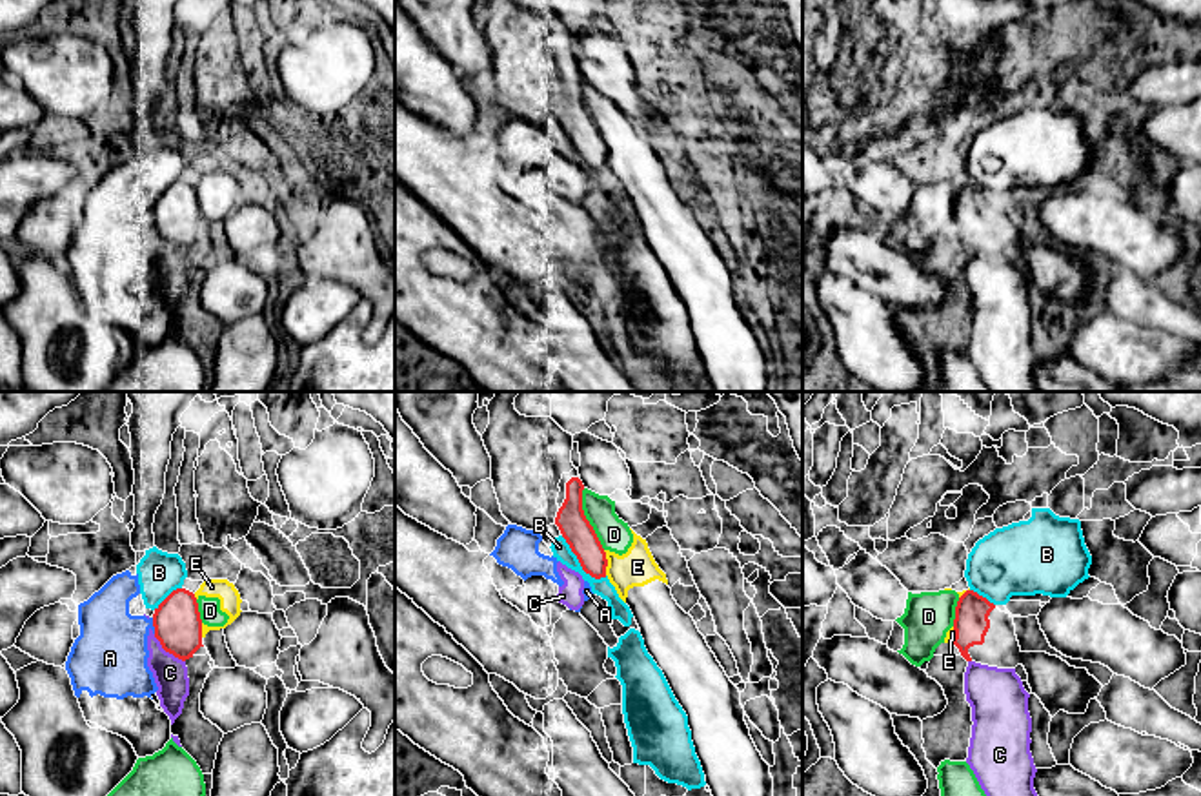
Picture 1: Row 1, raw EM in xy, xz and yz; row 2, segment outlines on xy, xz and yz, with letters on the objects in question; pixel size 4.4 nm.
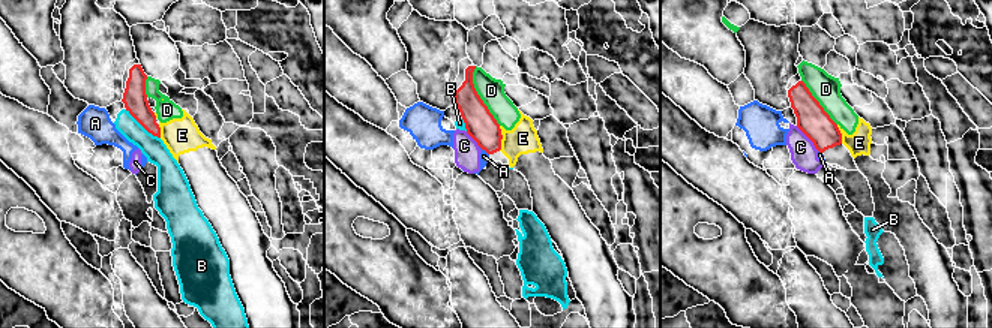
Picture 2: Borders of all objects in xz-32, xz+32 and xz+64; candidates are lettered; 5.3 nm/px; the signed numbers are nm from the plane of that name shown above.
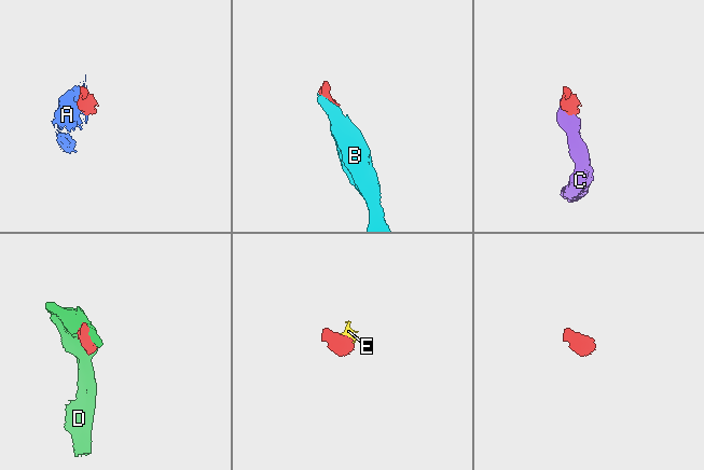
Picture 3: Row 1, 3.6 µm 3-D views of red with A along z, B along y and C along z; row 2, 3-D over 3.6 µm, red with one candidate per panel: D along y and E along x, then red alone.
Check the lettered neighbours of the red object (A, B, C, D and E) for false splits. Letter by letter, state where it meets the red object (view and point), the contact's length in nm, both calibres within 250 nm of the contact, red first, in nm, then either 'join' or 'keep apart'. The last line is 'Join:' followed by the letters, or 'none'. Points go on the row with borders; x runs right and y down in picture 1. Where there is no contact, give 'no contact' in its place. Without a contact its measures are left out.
A: xy (153, 625) | 70 nm | 220/340 nm | keep apart
B: xz (581, 565) | 280 nm | 140/80 nm | keep apart
C: xy (168, 651) | 190 nm | 220/150 nm | keep apart
D: xz (586, 520) | 280 nm | 140/140 nm | keep apart
E: xz (606, 563) | 110 nm | 140/160 nm | keep apart
Join: none

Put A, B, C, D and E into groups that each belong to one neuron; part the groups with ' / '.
A B / C / D E

